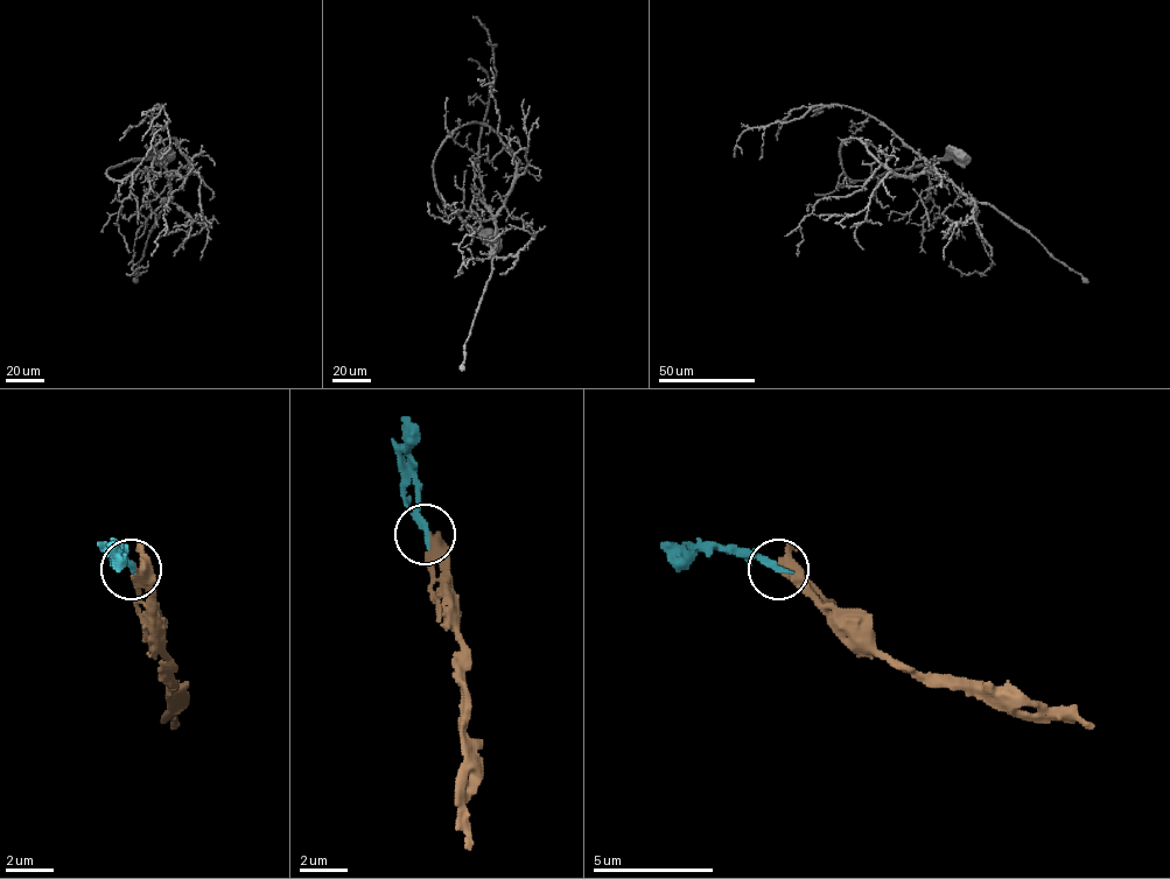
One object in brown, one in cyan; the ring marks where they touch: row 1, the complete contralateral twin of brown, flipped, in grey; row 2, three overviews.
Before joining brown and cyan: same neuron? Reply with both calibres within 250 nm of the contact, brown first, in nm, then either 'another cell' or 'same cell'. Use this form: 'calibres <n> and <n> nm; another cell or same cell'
calibres 400 and 280 nm; same cell

